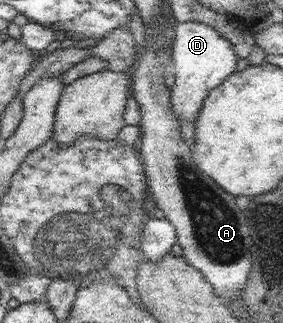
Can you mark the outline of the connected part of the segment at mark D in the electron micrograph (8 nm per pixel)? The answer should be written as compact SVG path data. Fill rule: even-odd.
M177 21L174 25L171 67L174 70L174 84L171 104L179 122L187 120L195 125L203 102L209 92L221 85L237 69L238 55L231 42L214 27L200 21Z

